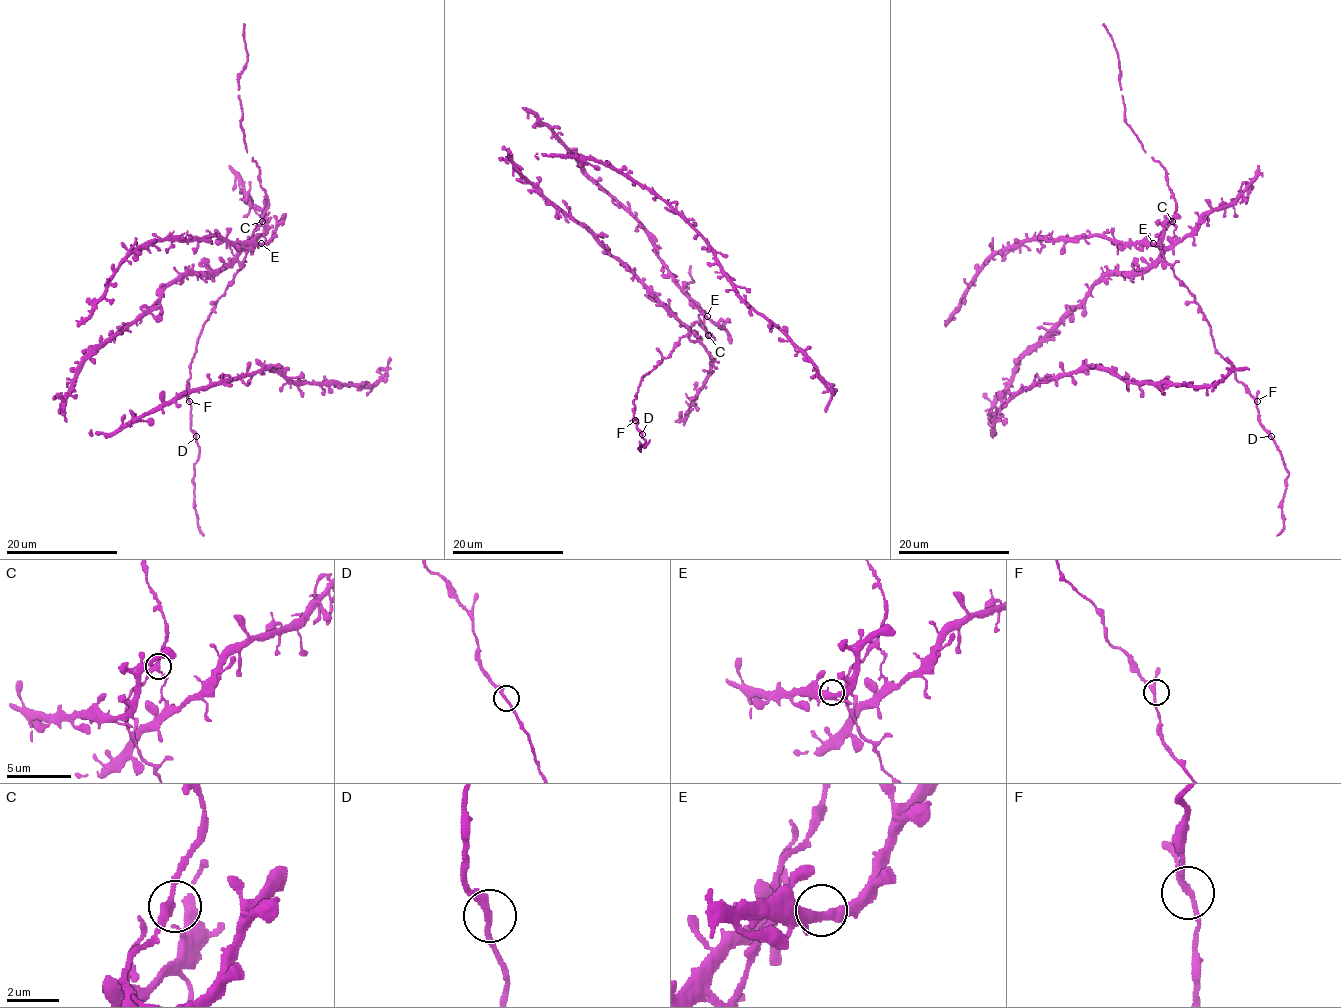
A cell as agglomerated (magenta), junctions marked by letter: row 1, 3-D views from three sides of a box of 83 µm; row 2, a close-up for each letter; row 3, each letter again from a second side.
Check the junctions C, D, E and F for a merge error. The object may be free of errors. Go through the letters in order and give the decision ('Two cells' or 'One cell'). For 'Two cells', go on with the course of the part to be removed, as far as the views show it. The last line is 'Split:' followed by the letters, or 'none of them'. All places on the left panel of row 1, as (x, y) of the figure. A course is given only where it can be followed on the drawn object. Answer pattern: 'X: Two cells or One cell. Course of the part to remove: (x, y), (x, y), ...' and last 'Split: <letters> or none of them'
C: One cell
D: One cell
E: One cell
F: One cell
Split: none of them

